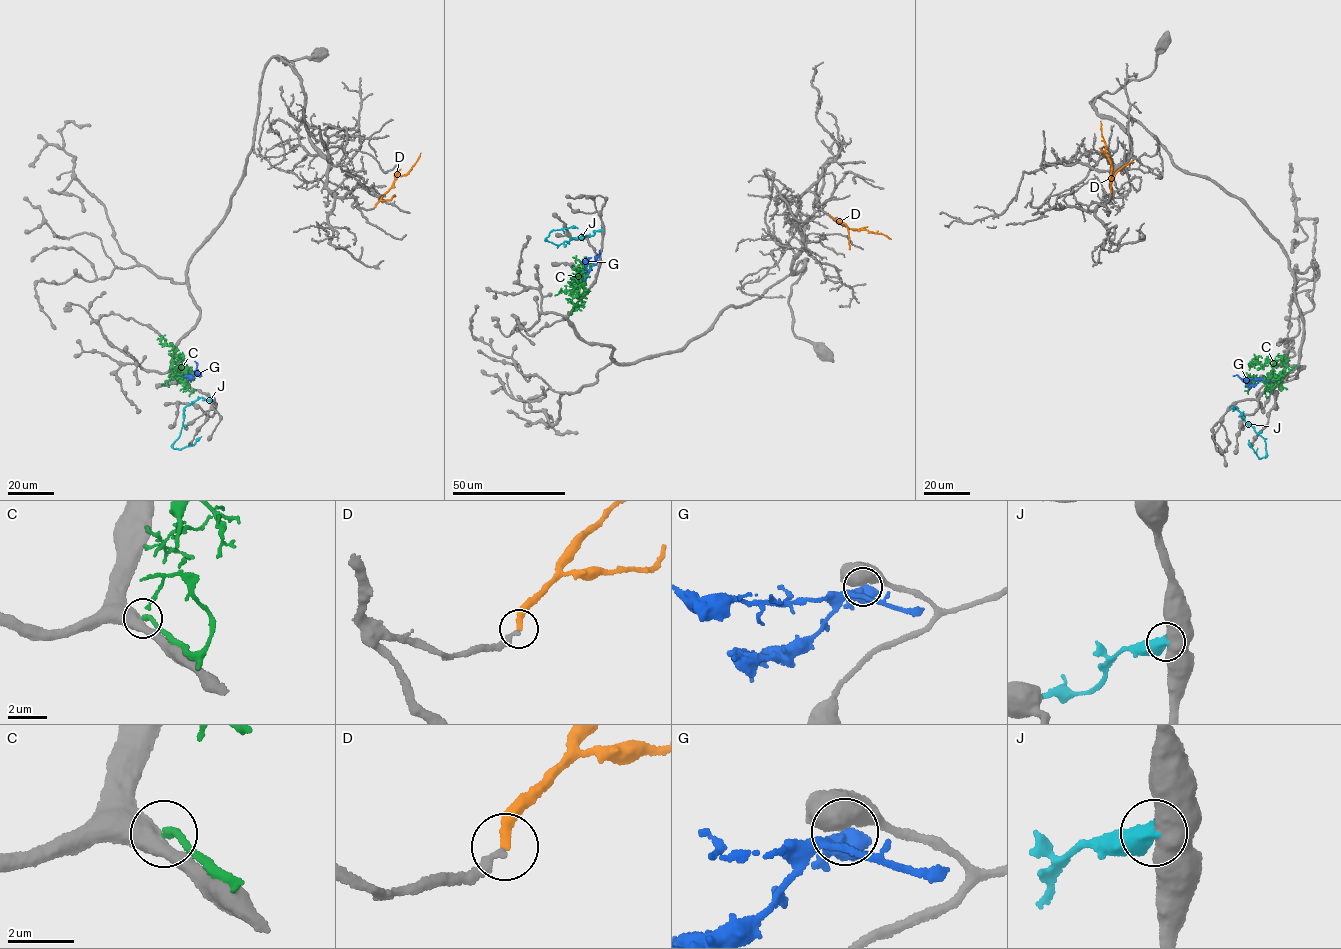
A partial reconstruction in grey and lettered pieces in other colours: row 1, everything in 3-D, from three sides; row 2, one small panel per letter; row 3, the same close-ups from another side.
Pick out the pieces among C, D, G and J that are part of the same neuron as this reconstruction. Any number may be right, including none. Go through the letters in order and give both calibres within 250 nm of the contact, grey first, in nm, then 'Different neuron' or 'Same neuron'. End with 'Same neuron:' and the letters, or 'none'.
C: Thickness 500 nm (grey) against 240 nm. Different neuron
D: Thickness 220 nm (grey) against 280 nm. Same neuron
G: Thickness 750 nm (grey) against 600 nm. Different neuron
J: Thickness 750 nm (grey) against 550 nm. Different neuron
Same neuron: D

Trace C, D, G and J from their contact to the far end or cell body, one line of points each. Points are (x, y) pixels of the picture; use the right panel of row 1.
C: (1296, 365), (1289, 369), (1282, 363), (1281, 355), (1250, 365), (1262, 357)
D: (1110, 193), (1112, 167), (1105, 150), (1100, 121)
G: (1262, 378), (1242, 380), (1237, 375), (1233, 376)
J: (1232, 407), (1236, 407), (1246, 422), (1264, 440), (1266, 457), (1258, 458), (1249, 440)

